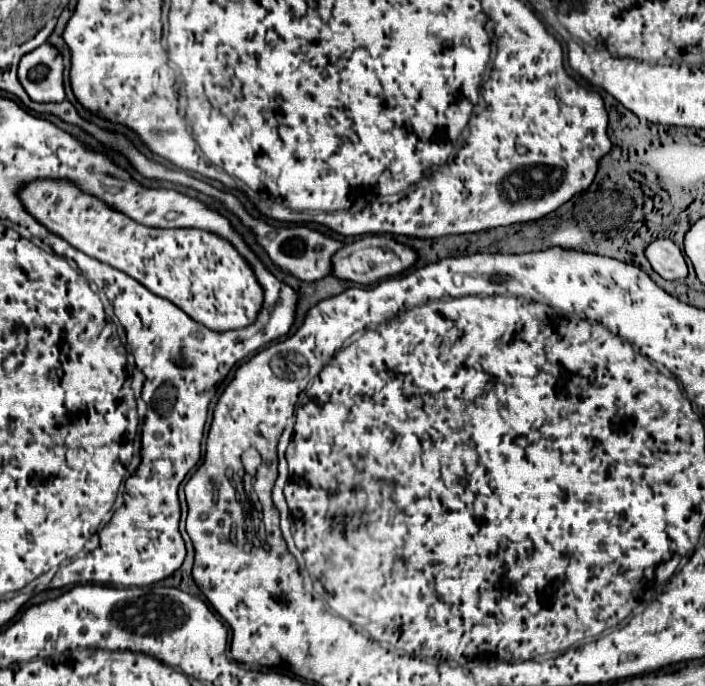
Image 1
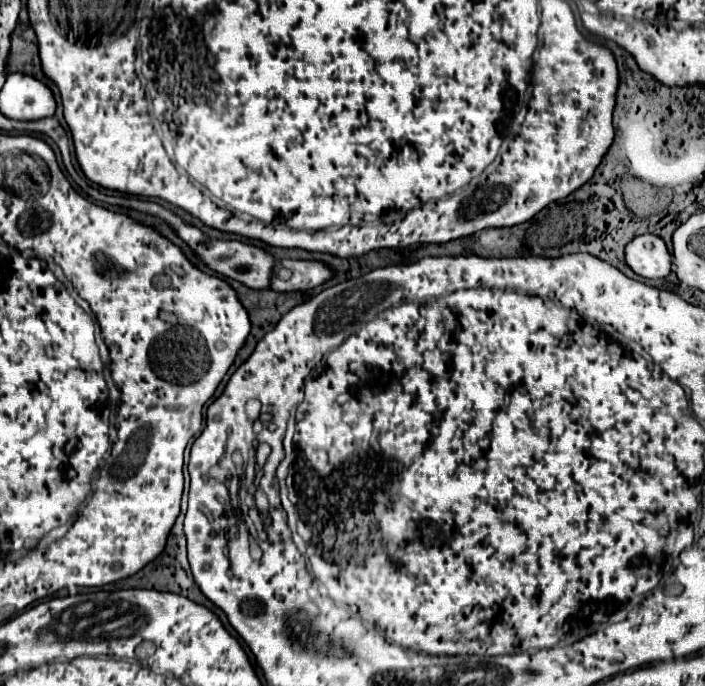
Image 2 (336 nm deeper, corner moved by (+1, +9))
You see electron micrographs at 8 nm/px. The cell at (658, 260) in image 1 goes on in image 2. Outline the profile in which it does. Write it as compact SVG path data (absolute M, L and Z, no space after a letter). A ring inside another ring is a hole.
M656 235L634 237L624 249L626 265L644 279L664 279L670 273L672 257Z

